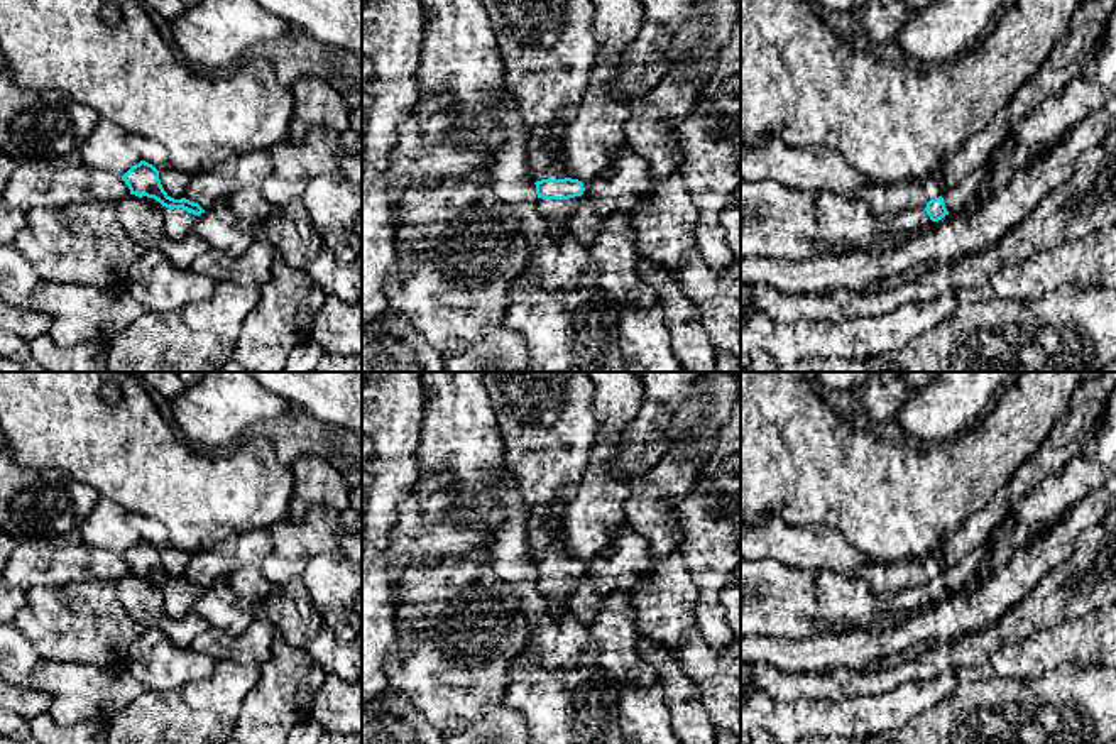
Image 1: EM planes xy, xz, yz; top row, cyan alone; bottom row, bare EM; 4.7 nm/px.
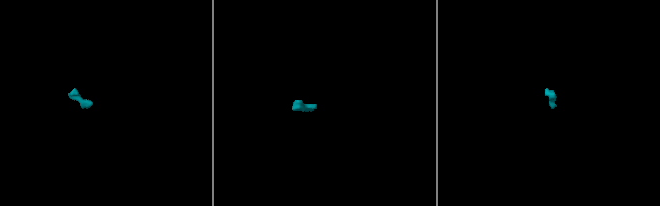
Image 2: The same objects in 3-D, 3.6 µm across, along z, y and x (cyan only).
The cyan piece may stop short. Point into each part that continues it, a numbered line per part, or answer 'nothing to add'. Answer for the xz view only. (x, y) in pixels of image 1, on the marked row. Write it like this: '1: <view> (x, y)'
1: xz (548, 46)
2: xz (558, 212)

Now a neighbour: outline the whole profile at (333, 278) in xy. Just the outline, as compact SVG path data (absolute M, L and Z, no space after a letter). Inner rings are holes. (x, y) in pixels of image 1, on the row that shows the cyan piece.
M323 249L306 271L325 296L347 303L362 298L362 274L355 265L338 262L328 249Z

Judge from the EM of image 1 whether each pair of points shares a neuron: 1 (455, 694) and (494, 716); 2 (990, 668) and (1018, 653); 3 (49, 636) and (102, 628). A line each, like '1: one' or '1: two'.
1: two
2: one
3: one

